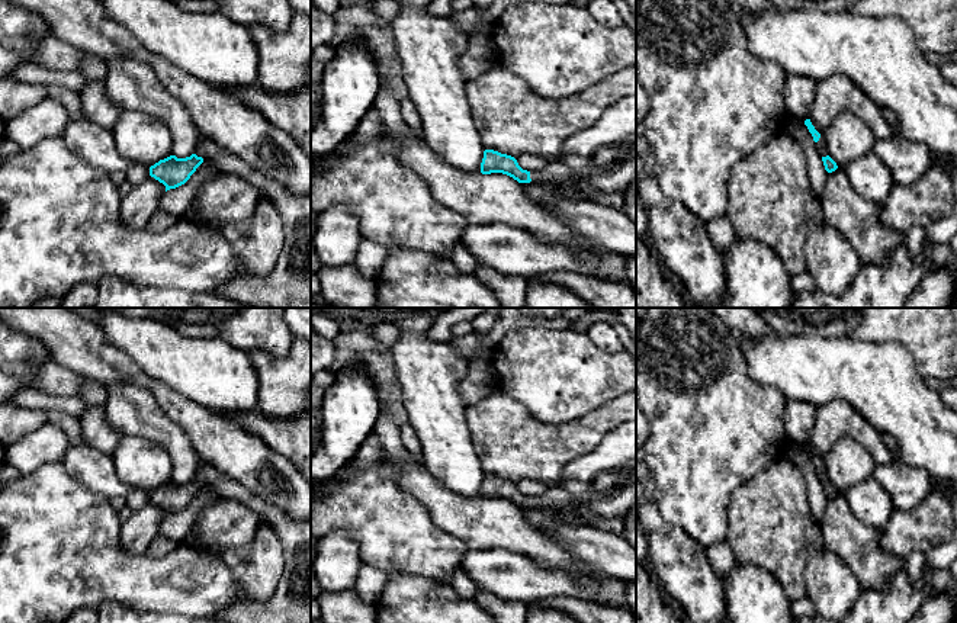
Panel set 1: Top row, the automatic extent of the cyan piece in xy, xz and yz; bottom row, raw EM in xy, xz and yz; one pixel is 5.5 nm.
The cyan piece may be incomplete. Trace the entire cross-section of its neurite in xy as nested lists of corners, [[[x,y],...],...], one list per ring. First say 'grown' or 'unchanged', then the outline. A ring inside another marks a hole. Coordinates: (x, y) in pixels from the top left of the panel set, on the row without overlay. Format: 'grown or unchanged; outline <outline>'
grown; outline [[[205,462],[190,482],[160,485],[150,492],[150,501],[163,508],[167,517],[184,510],[203,486],[257,510],[279,534],[285,559],[282,578],[269,601],[241,601],[215,619],[225,623],[311,623],[311,520],[290,518]]]

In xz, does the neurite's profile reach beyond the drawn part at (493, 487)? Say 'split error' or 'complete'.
split error

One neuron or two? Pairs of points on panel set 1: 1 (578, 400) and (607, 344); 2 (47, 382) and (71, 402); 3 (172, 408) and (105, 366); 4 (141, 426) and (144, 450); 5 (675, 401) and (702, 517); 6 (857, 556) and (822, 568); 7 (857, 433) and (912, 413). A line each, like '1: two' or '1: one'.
1: two
2: two
3: one
4: two
5: one
6: two
7: two

